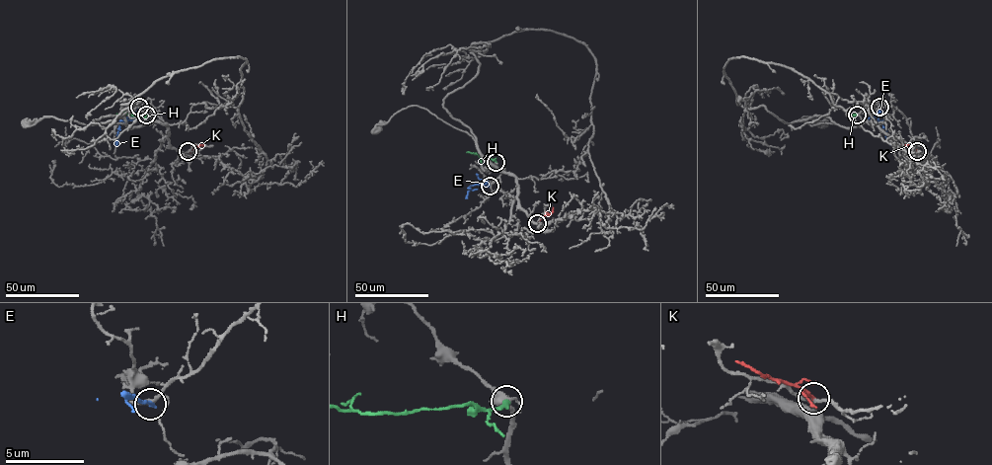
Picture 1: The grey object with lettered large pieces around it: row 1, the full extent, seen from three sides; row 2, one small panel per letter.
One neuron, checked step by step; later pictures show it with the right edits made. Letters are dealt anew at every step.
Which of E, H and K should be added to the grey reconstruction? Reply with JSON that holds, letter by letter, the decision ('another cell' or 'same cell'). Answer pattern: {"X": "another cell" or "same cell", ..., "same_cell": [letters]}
{"E": "another cell", "H": "same cell", "K": "another cell", "same_cell": ["H"]}

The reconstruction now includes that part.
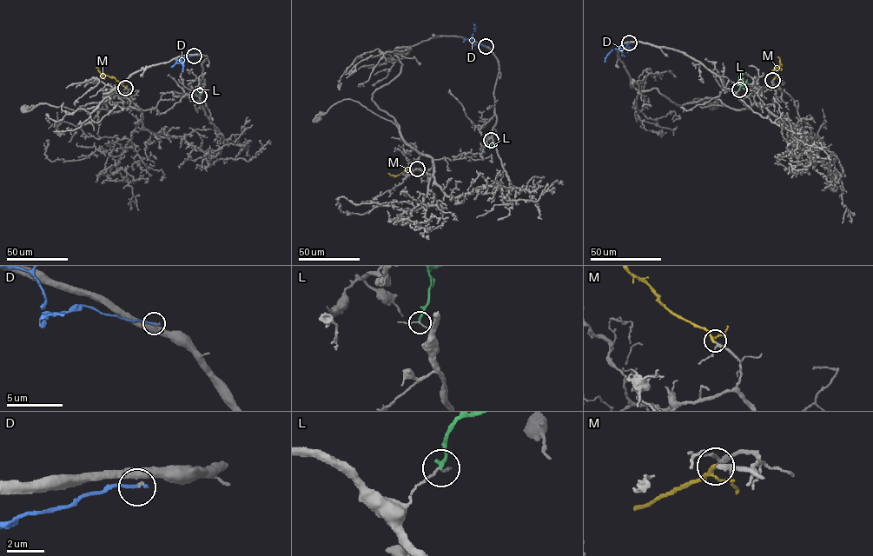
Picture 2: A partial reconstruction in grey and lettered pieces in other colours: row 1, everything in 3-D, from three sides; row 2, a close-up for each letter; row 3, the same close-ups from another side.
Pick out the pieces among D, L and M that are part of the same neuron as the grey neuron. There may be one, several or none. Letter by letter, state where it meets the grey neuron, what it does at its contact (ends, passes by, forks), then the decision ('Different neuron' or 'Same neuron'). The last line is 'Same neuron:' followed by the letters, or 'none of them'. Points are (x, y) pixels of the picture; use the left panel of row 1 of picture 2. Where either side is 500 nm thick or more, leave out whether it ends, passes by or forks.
D: Touches grey at (194, 56). It ends there. Different neuron
L: Touches grey at (199, 95). It ends there. Different neuron
M: Touches grey at (125, 88). It passes by. Different neuron
Same neuron: none of them

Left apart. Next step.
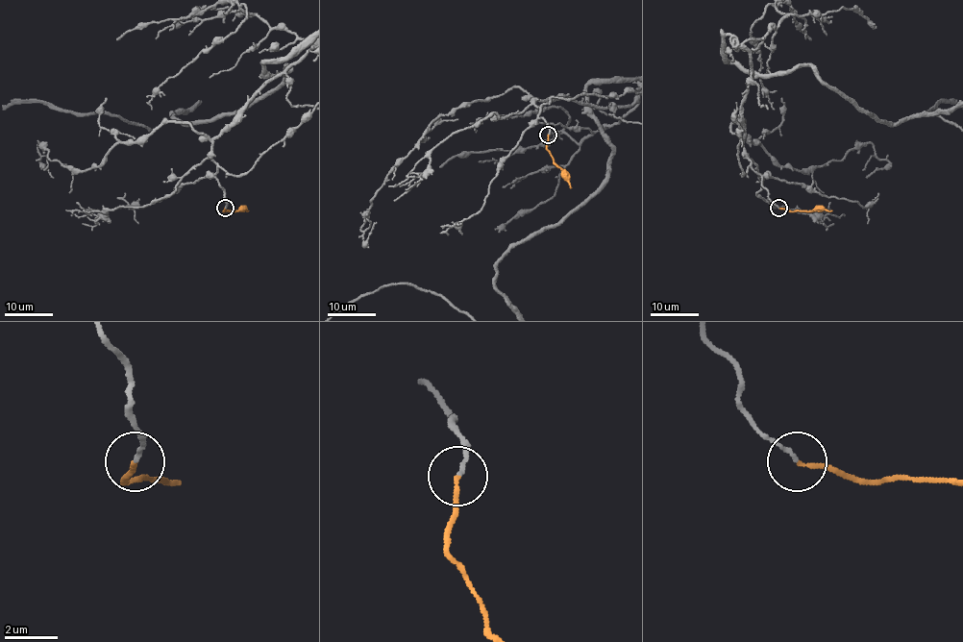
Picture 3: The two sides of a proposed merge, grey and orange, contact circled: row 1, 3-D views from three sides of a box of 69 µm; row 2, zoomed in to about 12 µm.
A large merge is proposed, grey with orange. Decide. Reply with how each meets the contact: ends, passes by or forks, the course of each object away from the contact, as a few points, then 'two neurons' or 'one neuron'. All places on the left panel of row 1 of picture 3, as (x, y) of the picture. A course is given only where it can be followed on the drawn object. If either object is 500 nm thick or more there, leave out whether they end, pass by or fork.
grey ends there; orange ends there; orange runs (226, 208), (223, 211), (248, 210); one neuron

